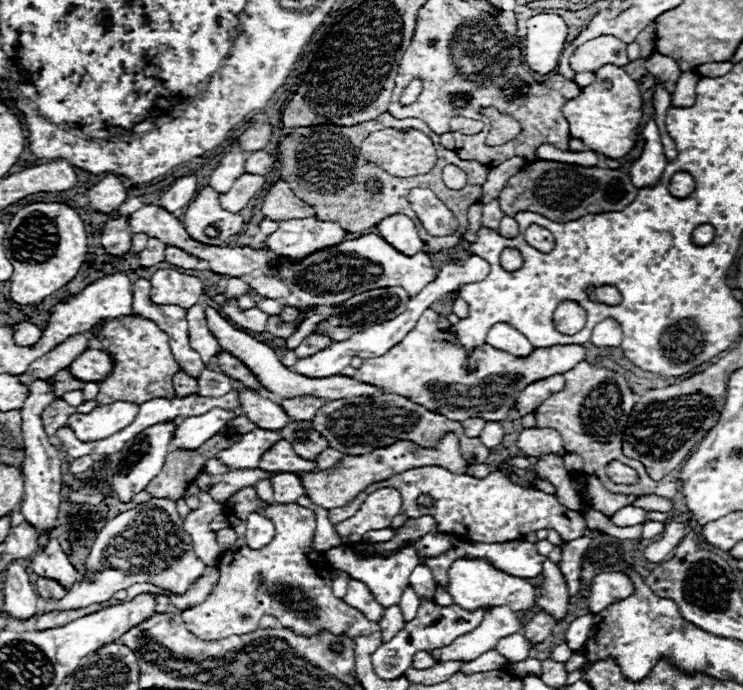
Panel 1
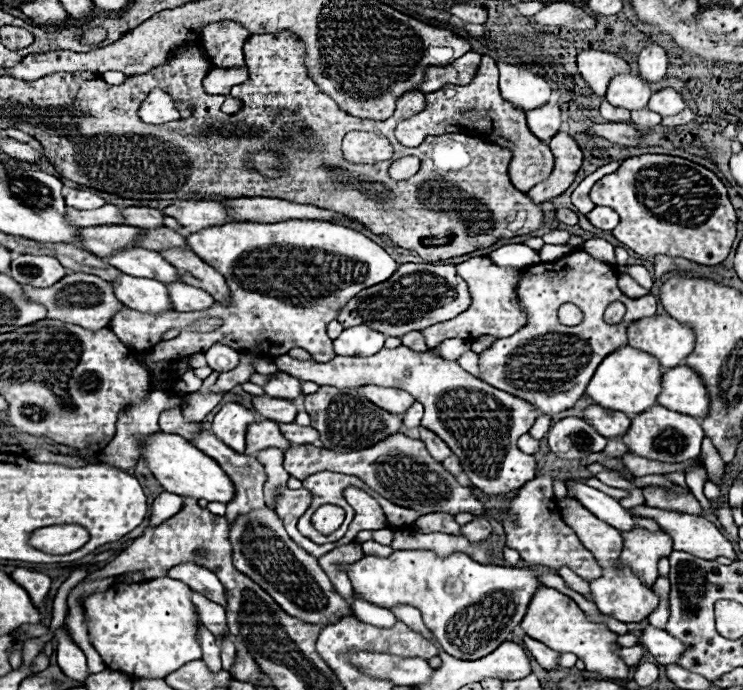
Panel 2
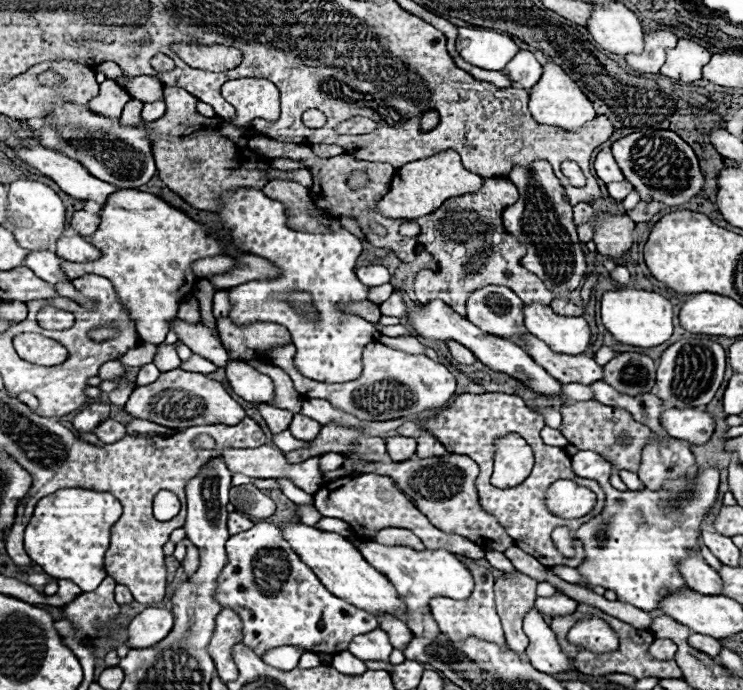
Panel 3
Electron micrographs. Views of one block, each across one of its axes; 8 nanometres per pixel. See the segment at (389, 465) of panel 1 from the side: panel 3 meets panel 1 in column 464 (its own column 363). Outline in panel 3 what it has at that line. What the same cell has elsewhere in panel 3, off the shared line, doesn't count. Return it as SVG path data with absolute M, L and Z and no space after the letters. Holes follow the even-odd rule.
M448 454L438 458L412 458L406 462L364 462L356 456L344 456L344 468L350 476L364 474L364 472L378 472L384 476L390 476L396 480L396 484L416 500L416 506L422 514L428 516L428 520L442 532L454 532L460 536L466 536L468 540L486 548L506 552L506 548L514 546L514 540L504 532L504 528L486 514L478 504L478 490L476 490L476 478L478 478L478 464L470 460L468 456L460 454Z

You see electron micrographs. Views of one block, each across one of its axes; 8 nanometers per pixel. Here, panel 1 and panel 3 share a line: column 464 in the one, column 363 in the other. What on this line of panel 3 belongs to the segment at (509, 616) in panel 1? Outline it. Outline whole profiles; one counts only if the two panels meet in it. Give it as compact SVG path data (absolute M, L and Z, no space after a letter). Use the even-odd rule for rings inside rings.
M376 628L374 632L368 632L366 636L354 636L354 640L350 642L348 652L354 654L356 658L364 660L364 662L368 662L368 660L388 662L392 646L390 646L388 634L380 628Z

